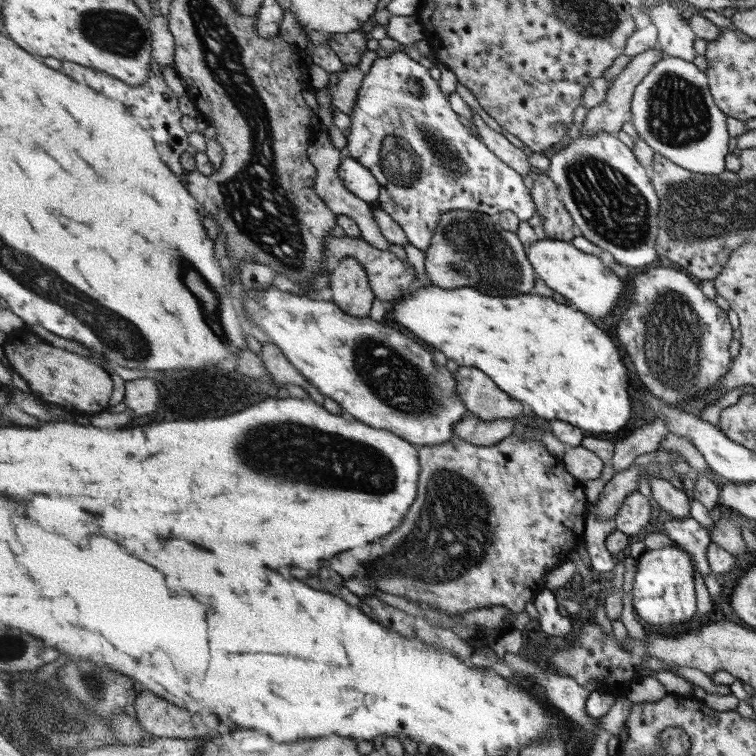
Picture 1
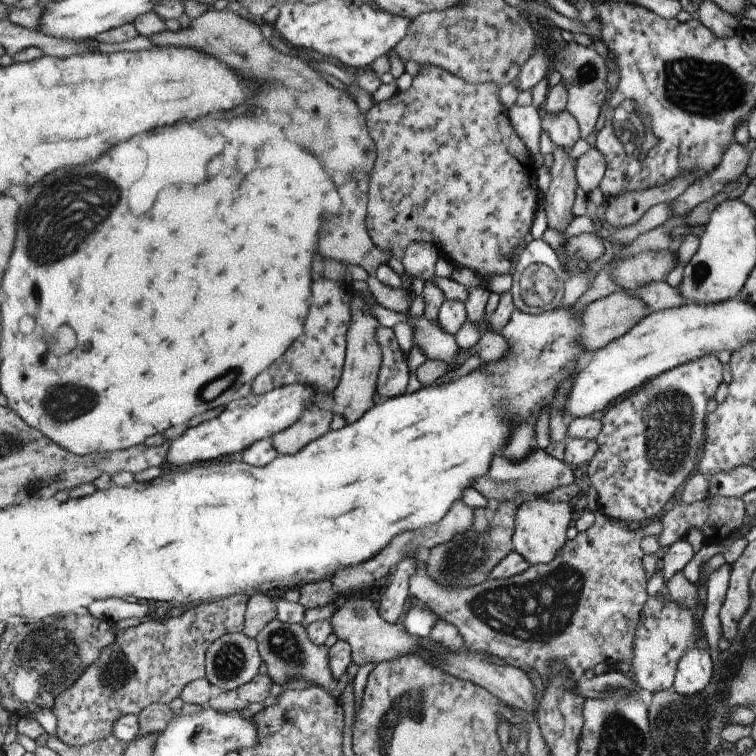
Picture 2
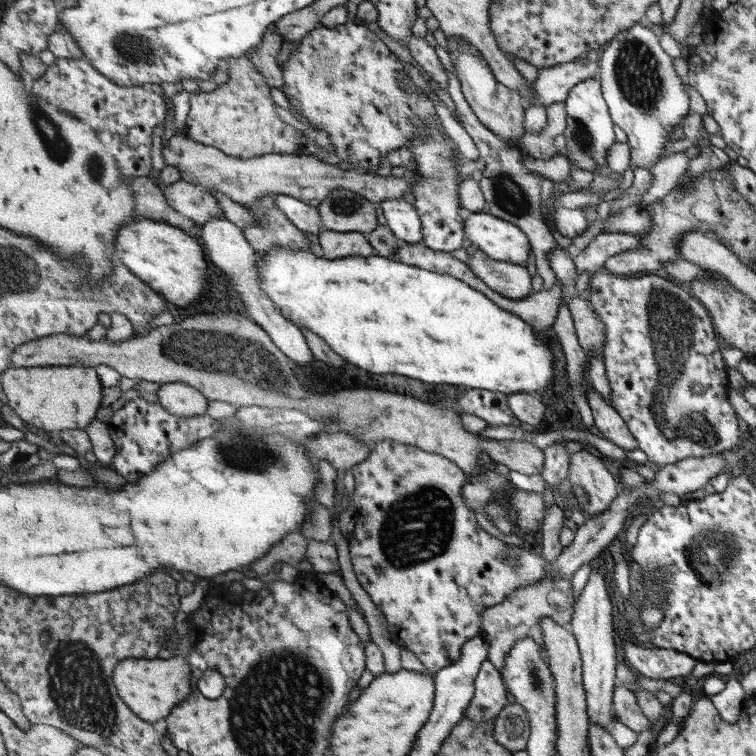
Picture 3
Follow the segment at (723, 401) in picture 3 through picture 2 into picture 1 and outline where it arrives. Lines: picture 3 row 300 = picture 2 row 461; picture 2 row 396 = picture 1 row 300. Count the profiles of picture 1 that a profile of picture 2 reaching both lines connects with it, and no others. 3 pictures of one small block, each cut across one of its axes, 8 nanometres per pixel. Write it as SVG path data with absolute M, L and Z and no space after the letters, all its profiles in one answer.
M653 268L629 278L629 300L617 320L615 340L643 386L677 406L723 382L731 368L731 332L727 312L707 300L691 276L673 268Z

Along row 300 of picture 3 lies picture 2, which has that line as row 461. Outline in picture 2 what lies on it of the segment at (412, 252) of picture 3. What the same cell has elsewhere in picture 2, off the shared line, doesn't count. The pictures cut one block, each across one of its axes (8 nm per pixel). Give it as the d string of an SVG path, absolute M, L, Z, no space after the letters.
M533 450L521 462L511 460L511 458L503 458L503 456L497 458L495 464L493 464L493 470L489 472L489 476L485 476L479 482L475 482L473 488L477 492L481 492L487 500L495 498L499 502L511 502L515 498L523 498L523 500L541 498L545 494L551 494L557 488L571 486L573 482L579 482L579 480L573 476L573 468L569 464L549 456L545 450Z

